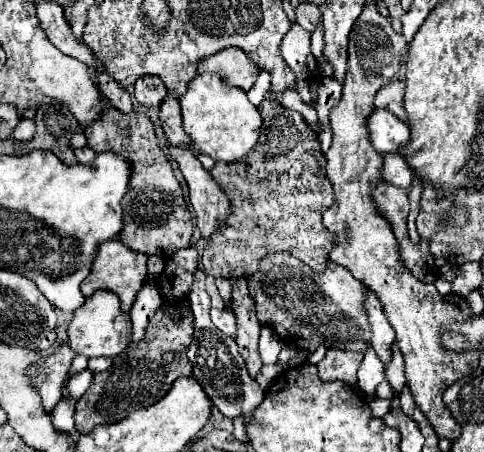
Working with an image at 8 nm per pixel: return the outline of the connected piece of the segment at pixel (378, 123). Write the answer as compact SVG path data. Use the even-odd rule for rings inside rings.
M373 108L365 126L369 130L371 144L379 154L397 152L409 140L407 124L383 108Z

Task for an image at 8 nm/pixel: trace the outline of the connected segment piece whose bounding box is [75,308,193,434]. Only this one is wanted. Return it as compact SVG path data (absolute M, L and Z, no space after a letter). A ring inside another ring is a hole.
M187 308L183 324L163 324L163 316L155 314L149 322L145 336L135 346L129 346L127 352L113 358L113 366L105 372L93 374L89 390L77 402L75 424L81 434L91 432L97 424L113 424L129 416L137 408L147 408L159 402L173 386L179 376L191 374L191 362L185 352L193 340L193 314ZM173 352L173 362L165 362L163 354Z

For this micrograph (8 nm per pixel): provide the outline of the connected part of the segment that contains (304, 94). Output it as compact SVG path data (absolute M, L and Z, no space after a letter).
M294 23L281 42L281 54L295 74L295 82L297 82L297 90L299 90L301 98L305 100L305 104L315 108L317 106L317 84L319 84L317 70L319 68L309 50L309 42L311 42L311 33Z

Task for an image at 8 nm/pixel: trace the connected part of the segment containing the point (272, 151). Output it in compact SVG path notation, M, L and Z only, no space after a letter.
M263 100L259 112L263 116L263 128L255 150L235 164L217 162L211 170L211 176L219 182L221 188L225 188L225 194L231 202L231 216L203 248L203 272L213 278L247 278L257 270L259 260L271 252L289 252L315 272L323 272L331 252L331 234L321 224L321 212L331 206L333 188L323 172L325 156L319 150L317 134L307 128L305 120L297 112L283 108L271 100Z

